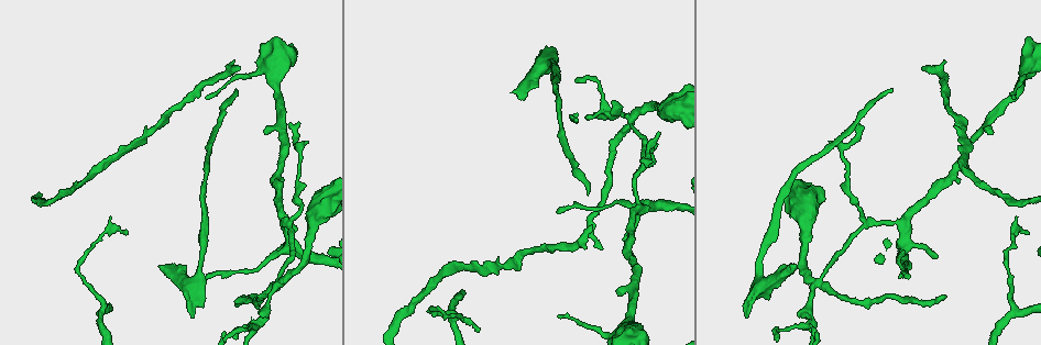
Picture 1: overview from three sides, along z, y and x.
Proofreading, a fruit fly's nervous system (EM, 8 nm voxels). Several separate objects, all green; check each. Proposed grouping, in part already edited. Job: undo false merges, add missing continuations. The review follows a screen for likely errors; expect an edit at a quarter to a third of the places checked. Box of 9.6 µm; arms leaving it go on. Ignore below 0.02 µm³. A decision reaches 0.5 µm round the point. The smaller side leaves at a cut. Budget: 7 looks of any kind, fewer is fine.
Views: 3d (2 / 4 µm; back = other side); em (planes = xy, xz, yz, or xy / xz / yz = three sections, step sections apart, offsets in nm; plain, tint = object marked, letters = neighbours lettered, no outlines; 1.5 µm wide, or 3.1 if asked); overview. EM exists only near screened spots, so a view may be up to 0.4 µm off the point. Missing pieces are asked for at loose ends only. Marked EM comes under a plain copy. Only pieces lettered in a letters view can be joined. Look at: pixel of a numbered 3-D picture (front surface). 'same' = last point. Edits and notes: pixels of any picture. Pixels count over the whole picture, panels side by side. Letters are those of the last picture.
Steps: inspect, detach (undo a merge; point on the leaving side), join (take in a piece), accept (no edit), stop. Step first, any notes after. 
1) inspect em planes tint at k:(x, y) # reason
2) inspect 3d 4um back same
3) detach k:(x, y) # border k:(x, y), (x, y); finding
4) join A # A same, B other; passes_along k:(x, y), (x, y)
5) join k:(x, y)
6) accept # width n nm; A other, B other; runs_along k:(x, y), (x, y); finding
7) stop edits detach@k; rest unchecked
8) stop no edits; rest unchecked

inspect 3d 2um at 1:(194, 317) # free end

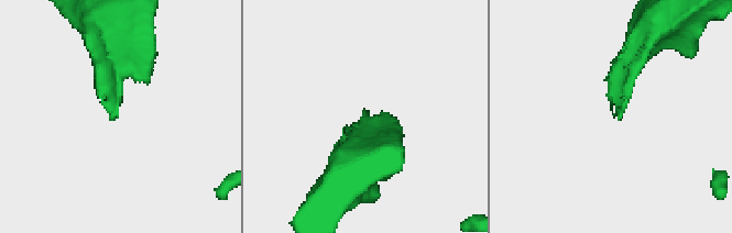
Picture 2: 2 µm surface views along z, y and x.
inspect em 3.1um xz step 8 letters at 2:(116, 114) # need the tissue

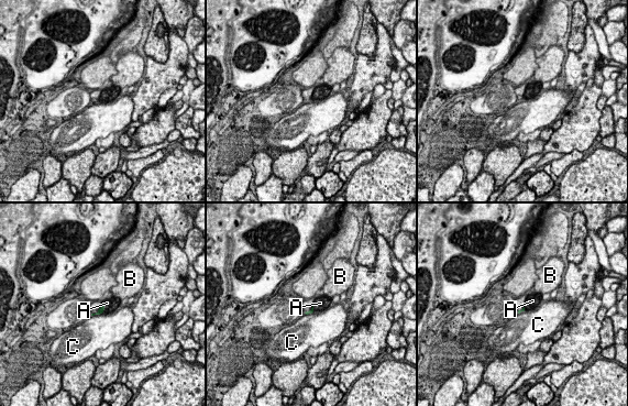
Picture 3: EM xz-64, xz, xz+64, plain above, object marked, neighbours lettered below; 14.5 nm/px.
inspect em 3.1um planes letters same # another direction

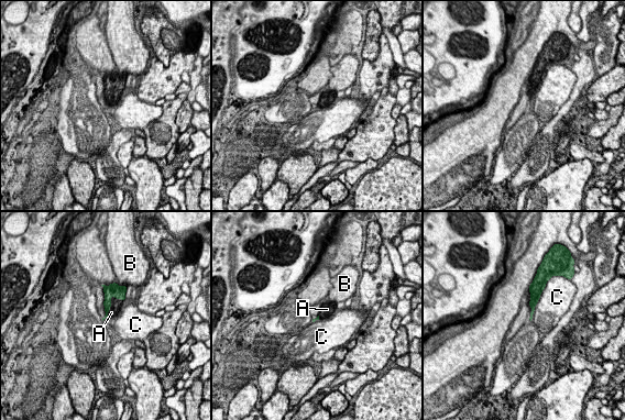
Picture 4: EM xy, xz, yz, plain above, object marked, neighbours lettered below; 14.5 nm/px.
join A # A same, B other, C other; passes_along 4:(107, 302), (108, 312), (111, 312); the neuron continues

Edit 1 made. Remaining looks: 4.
inspect overview # see it whole again

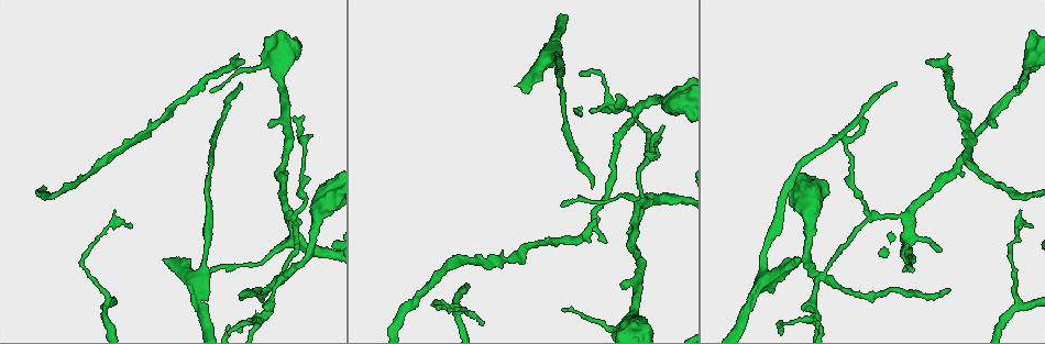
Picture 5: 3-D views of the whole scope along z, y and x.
inspect 3d 4um at 5:(818, 277) # narrows sharply

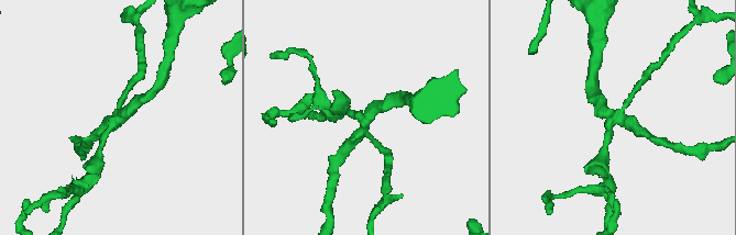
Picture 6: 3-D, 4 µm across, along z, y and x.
inspect em xz step 4 letters at 6:(117, 116) # arms 4

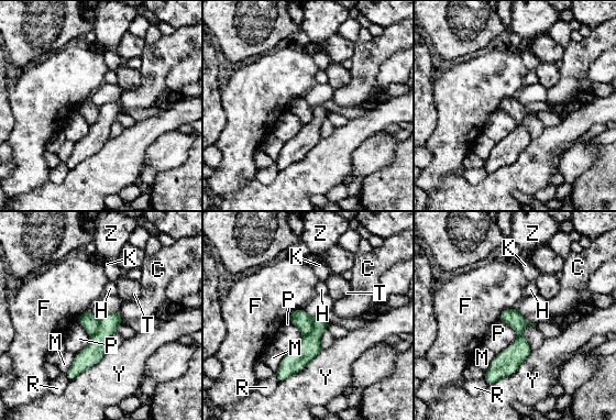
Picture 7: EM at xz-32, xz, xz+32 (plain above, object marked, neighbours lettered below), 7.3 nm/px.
detach 7:(99, 344) # width 120 nm; C other, F other, H other, K other, M other, P other, R other, T other, Y other, Z other; a second neuron is stuck on

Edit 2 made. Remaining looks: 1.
stop edits join@4, detach@7; rest unchecked

